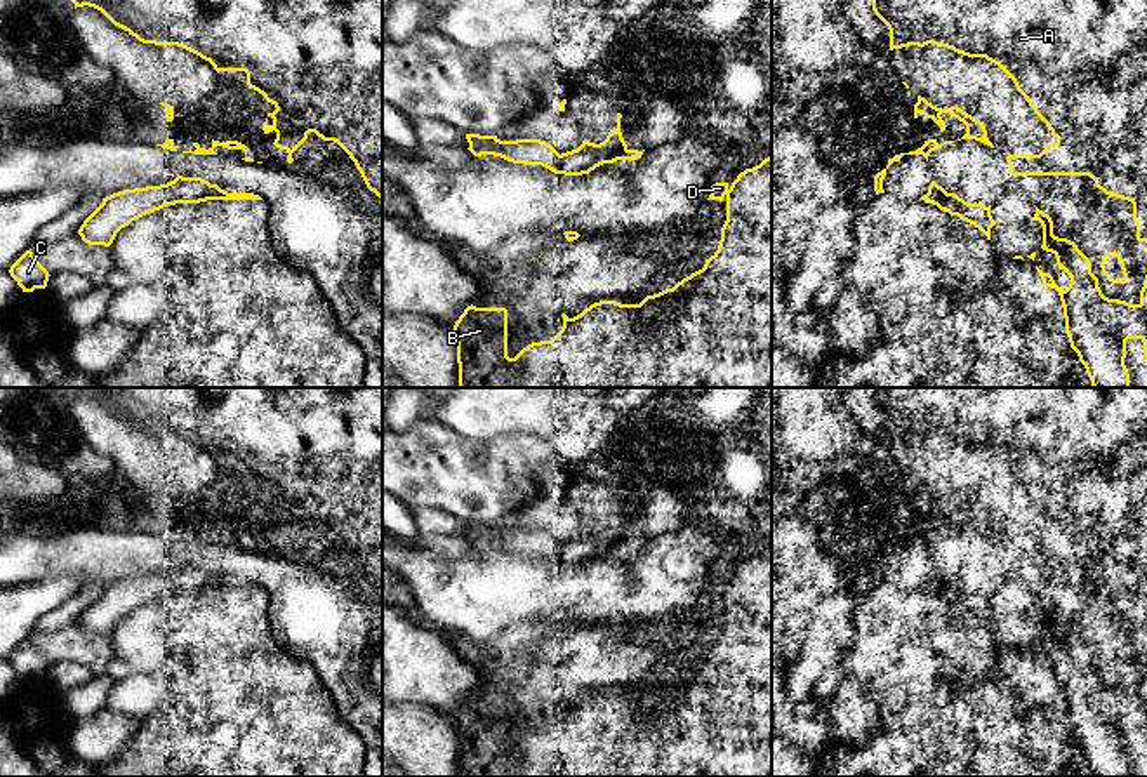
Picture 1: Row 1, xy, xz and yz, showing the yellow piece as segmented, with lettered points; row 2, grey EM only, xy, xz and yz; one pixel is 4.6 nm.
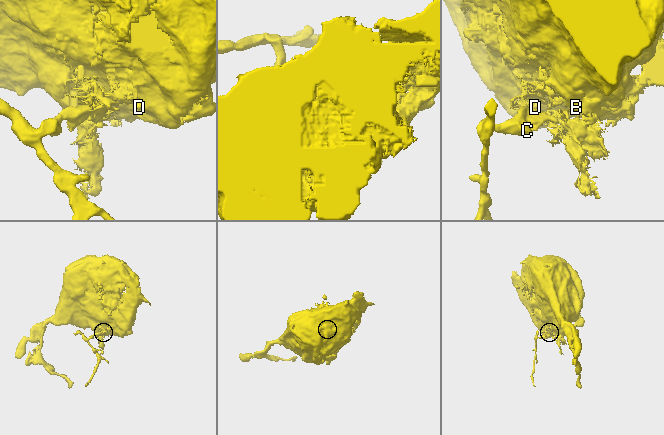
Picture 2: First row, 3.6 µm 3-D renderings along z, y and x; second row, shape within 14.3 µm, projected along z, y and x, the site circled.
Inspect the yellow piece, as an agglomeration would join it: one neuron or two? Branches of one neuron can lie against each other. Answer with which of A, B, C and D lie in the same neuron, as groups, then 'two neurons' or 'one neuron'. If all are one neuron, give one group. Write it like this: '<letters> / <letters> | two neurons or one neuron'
A B D / C | two neurons

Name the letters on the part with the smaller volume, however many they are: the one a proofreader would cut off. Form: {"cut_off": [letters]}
{"cut_off": ["C"]}

